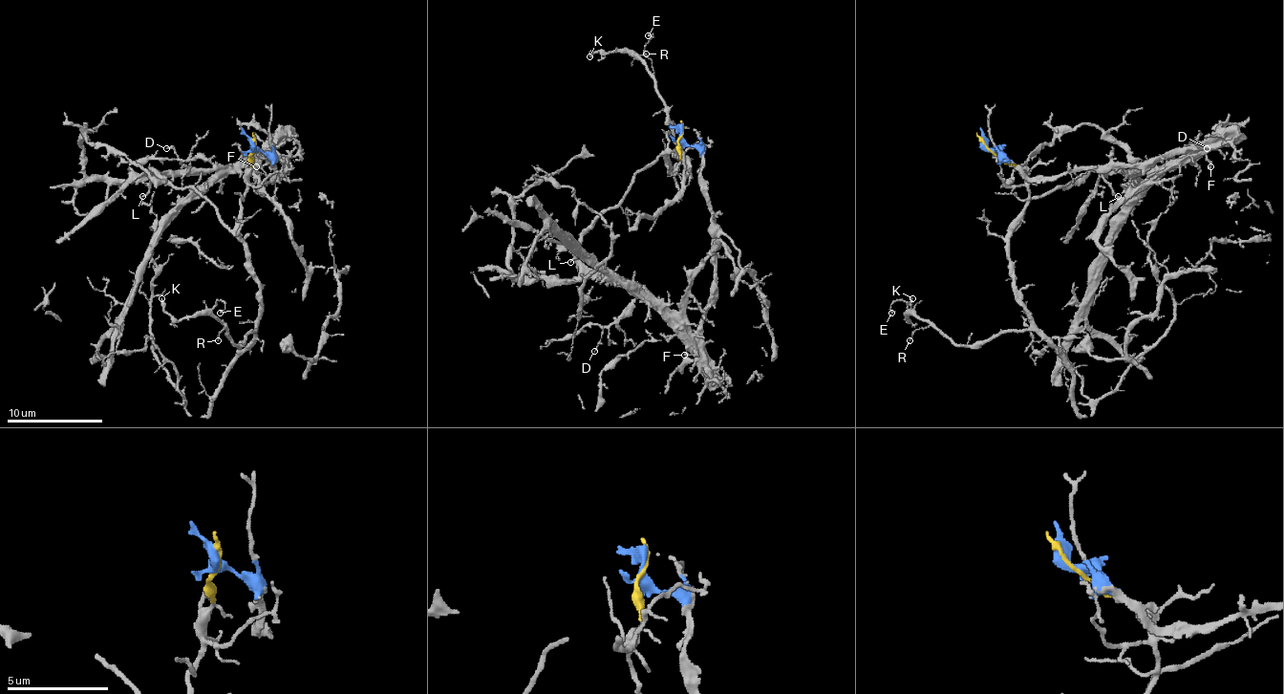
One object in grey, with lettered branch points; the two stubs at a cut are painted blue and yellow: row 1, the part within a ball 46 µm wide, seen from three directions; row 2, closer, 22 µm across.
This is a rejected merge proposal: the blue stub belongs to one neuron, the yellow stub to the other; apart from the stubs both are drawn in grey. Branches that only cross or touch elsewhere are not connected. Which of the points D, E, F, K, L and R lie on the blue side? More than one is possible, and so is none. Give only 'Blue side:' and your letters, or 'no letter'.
Blue side: D, F

